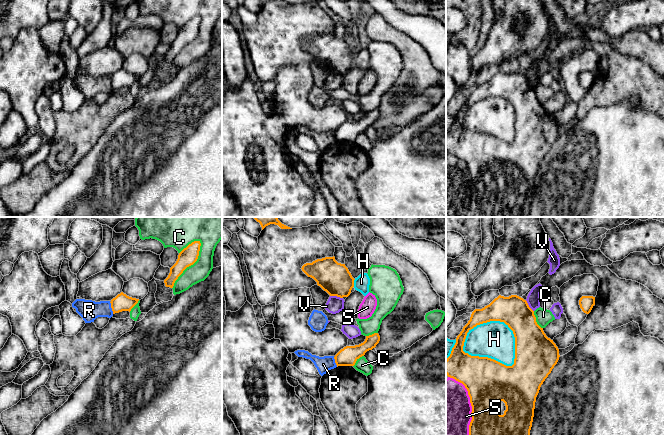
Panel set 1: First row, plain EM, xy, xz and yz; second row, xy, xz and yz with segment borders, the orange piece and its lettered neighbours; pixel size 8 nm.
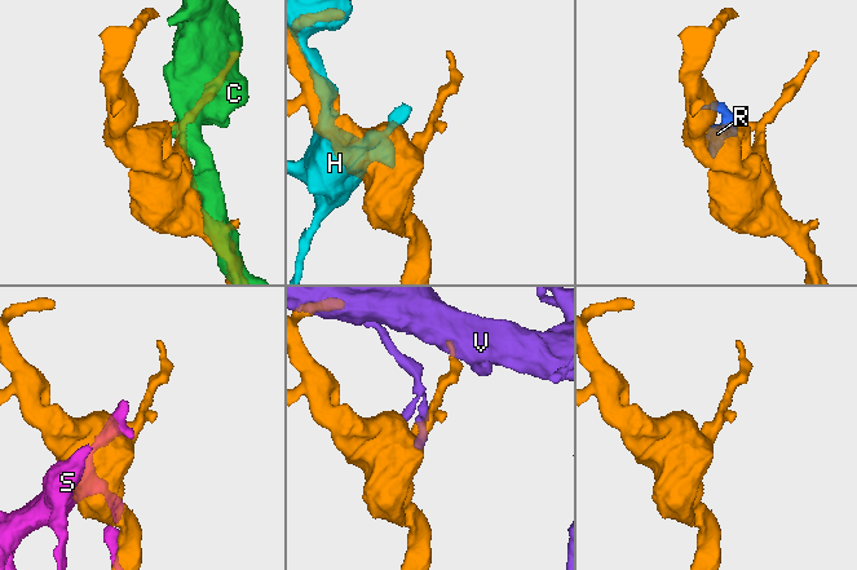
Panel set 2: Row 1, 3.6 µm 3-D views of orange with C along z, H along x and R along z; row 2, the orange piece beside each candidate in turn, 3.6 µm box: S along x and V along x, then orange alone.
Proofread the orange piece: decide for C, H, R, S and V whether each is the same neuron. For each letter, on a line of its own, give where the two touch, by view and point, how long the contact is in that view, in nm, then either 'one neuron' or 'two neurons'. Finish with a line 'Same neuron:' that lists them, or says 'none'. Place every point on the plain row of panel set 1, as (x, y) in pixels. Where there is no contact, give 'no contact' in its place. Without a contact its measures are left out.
C: meets orange in xy at (191, 40); contact 440 nm long; two neurons
H: meets orange in yz at (477, 132); contact 460 nm long; two neurons
R: meets orange in xy at (112, 84); contact 100 nm long; two neurons
S: meets orange in yz at (470, 178); contact 500 nm long; two neurons
V: meets orange in xz at (336, 71); contact 110 nm long; two neurons
Same neuron: none

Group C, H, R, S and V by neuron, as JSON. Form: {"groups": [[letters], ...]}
{"groups": [["C"], ["H"], ["R", "S"], ["V"]]}

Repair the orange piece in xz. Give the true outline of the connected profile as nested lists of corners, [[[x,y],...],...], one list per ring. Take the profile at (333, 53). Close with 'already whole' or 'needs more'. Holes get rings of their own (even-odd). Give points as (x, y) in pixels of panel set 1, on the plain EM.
[[[334,32],[306,39],[301,45],[330,72],[348,73],[354,63],[355,55],[348,44],[345,40],[338,39]]]; already whole

